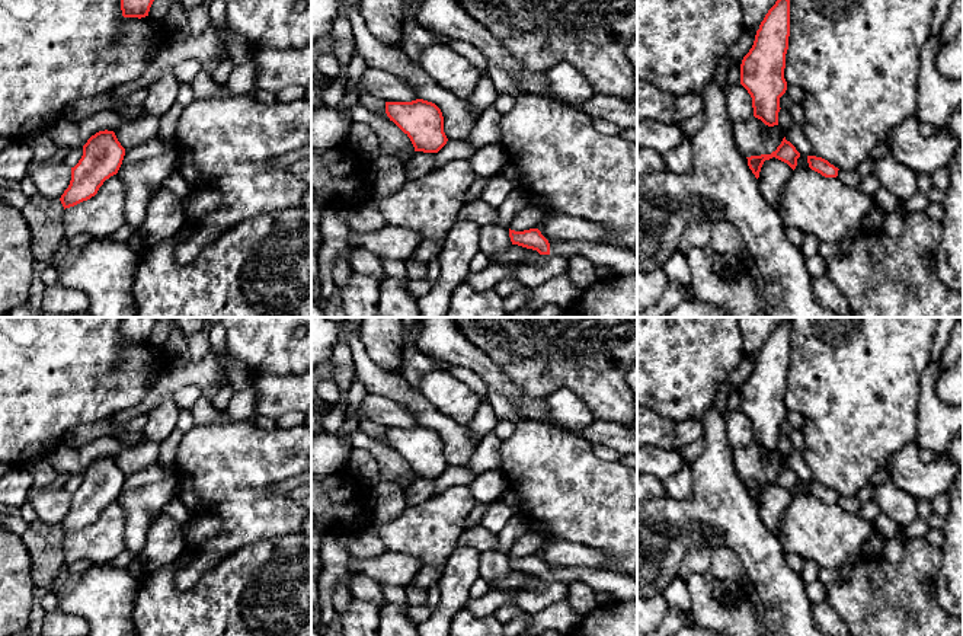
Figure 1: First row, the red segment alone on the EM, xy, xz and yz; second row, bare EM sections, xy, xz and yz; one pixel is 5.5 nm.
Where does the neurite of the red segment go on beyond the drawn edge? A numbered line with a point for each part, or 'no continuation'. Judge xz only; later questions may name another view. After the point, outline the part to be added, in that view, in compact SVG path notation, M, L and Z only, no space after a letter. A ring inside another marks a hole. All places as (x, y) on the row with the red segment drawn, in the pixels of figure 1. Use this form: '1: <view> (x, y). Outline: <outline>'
1: xz (380, 83). Outline: M371 67L362 73L356 90L358 96L369 93L384 102L412 102L419 99L407 82L385 70Z

